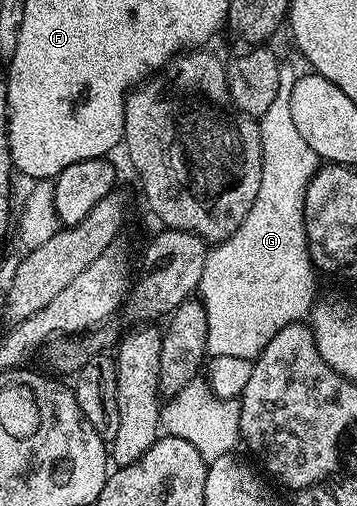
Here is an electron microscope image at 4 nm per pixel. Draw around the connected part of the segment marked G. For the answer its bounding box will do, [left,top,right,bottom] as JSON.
[197,64,321,360]

